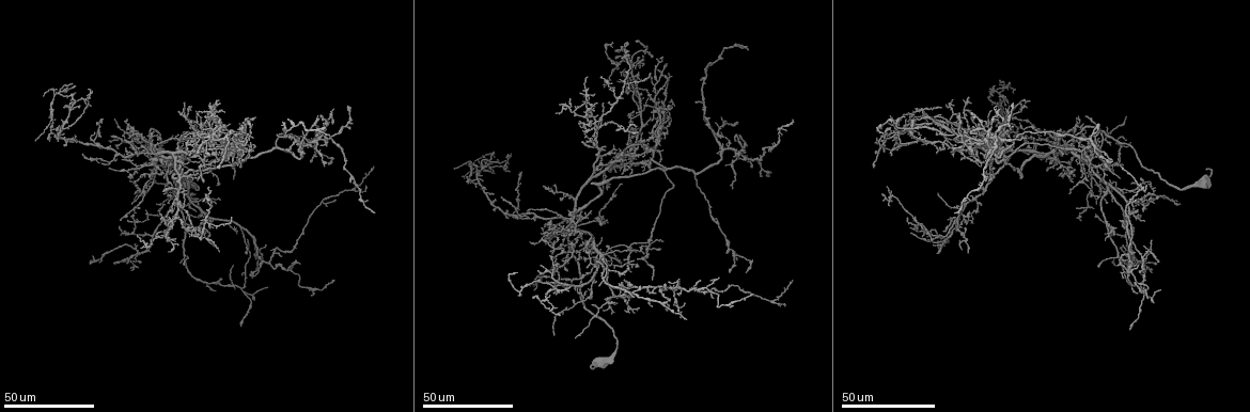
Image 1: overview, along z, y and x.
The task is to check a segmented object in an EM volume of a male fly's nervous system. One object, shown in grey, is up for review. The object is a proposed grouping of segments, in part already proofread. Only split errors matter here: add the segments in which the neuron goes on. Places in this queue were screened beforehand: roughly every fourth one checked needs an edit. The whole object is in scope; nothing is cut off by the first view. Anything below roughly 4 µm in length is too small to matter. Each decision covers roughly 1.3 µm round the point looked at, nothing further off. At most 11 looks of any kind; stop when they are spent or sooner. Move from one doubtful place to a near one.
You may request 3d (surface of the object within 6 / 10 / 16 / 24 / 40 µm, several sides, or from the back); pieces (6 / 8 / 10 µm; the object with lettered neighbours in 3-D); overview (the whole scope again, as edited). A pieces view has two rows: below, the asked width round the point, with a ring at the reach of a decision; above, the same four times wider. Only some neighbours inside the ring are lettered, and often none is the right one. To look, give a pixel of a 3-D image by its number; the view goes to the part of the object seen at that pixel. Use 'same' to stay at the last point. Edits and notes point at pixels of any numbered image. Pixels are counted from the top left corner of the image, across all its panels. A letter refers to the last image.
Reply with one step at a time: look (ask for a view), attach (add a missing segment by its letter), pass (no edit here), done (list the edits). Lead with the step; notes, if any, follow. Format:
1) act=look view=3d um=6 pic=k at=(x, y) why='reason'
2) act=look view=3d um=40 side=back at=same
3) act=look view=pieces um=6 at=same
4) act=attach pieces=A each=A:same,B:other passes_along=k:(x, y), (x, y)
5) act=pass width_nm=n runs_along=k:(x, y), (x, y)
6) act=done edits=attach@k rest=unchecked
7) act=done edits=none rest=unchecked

act=look view=3d um=40 pic=1 at=(113, 119)

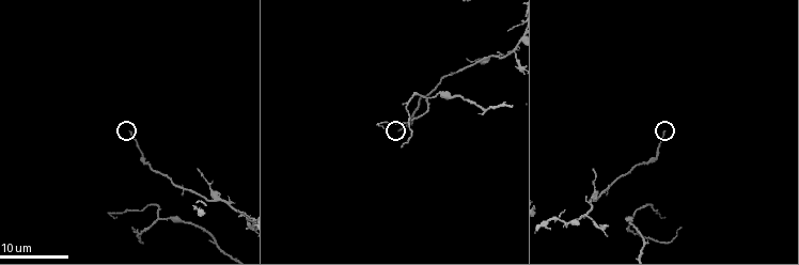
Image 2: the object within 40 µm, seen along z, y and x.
act=look view=pieces um=8 pic=2 at=(400, 130)

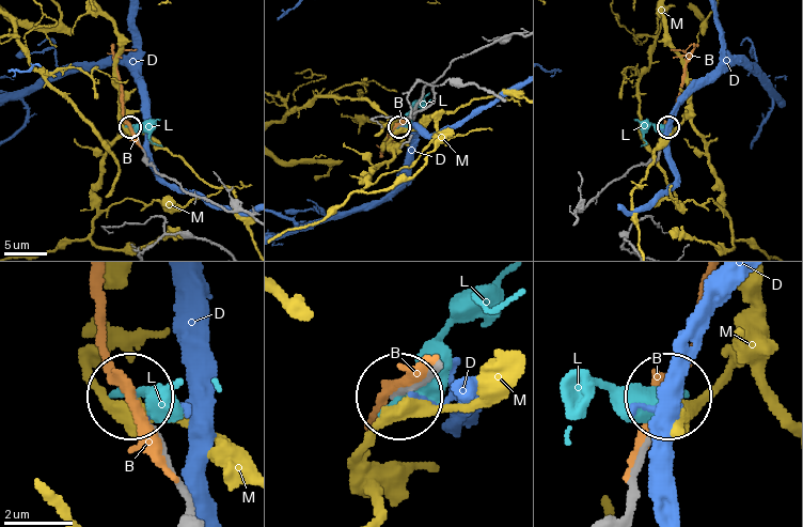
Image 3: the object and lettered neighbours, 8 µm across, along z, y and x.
act=pass each=B:other,D:other,L:other,M:other runs_along=3:(223, 208), (189, 192), (150, 165), (130, 128) found='no lettered segment goes on from it'

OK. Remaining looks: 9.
act=look view=3d um=40 pic=1 at=(1205, 170) why='thick end'

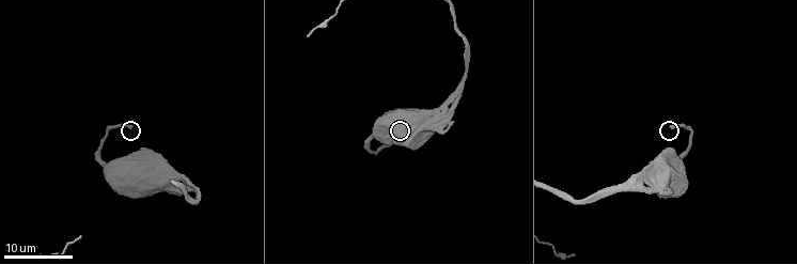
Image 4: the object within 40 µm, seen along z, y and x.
act=look view=pieces um=6 pic=4 at=(129, 125) why='what lies round it'

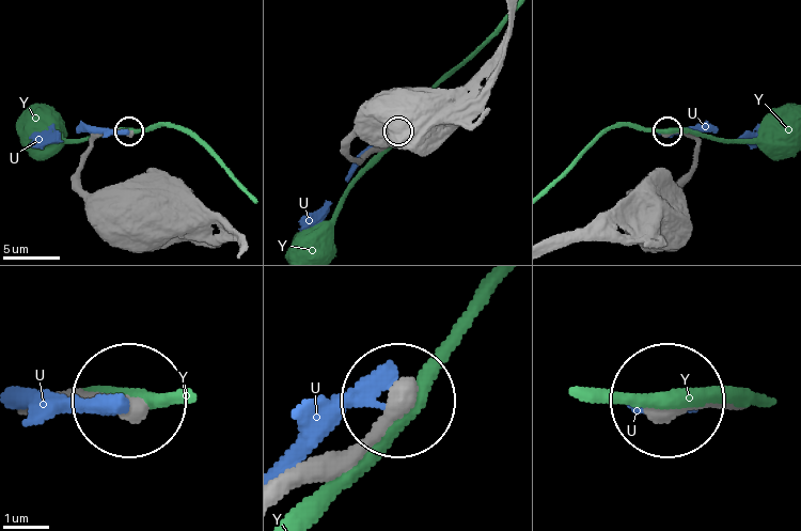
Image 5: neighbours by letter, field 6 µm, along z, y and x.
act=pass each=U:other,Y:other runs_along=5:(289, 485), (335, 466), (389, 401) found='no lettered segment goes on from it'

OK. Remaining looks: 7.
act=look view=3d um=40 pic=1 at=(1106, 185) why='end of a long branch'

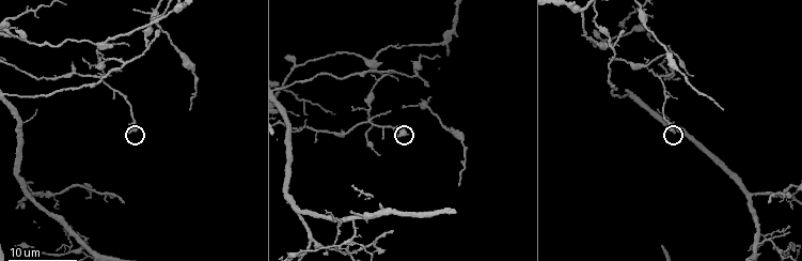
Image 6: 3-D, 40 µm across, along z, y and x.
act=look view=pieces um=6 pic=6 at=(395, 136) why='see the neighbours'

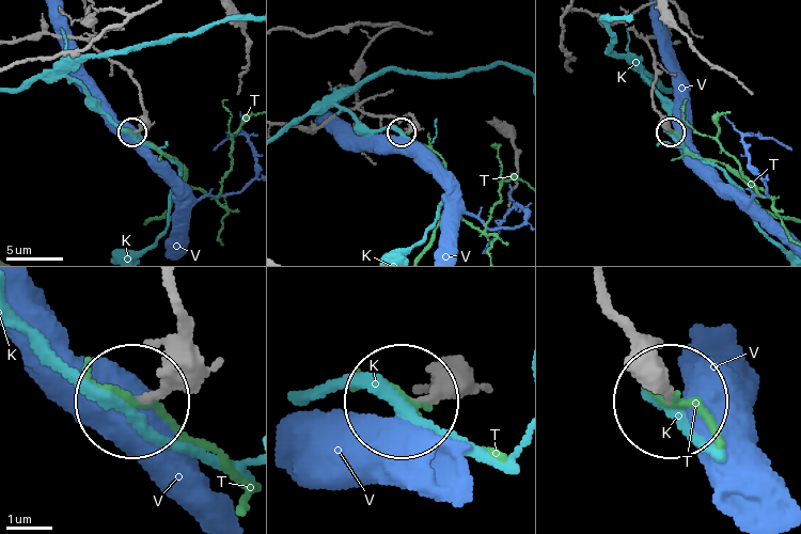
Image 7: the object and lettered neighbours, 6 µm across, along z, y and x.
act=pass each=K:other,T:other,V:other runs_along=7:(173, 309), (173, 366), (135, 397) found='none of them fits'

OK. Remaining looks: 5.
act=look view=3d um=24 pic=1 at=(613, 156) why='tapers out'

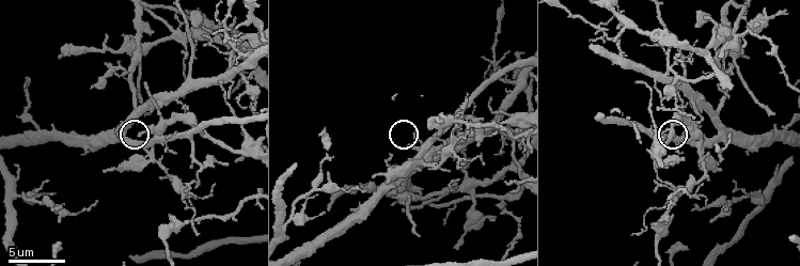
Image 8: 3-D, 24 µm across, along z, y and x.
act=look view=pieces um=8 pic=8 at=(684, 133)

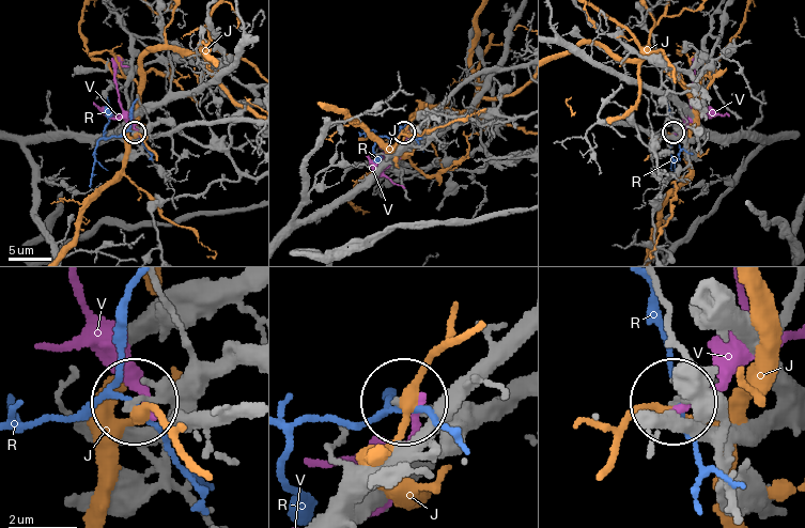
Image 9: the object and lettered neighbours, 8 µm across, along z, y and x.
act=pass each=J:other,R:other,V:other found='none of them fits'

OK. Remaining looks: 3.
act=look view=3d um=40 pic=1 at=(636, 111) why='free end'

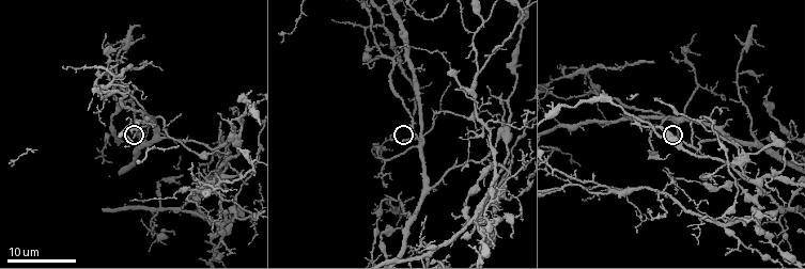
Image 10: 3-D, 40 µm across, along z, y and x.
act=look view=pieces um=10 pic=10 at=(401, 140)

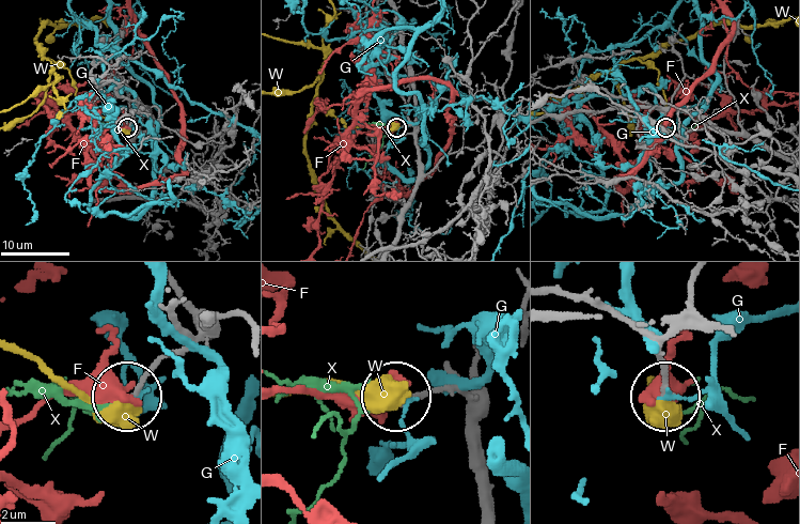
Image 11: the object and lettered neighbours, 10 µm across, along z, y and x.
act=attach pieces=X each=F:other,G:other,W:other,X:same found='it goes on there'

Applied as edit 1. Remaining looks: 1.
act=done edits=attach@11 rest=unchecked

